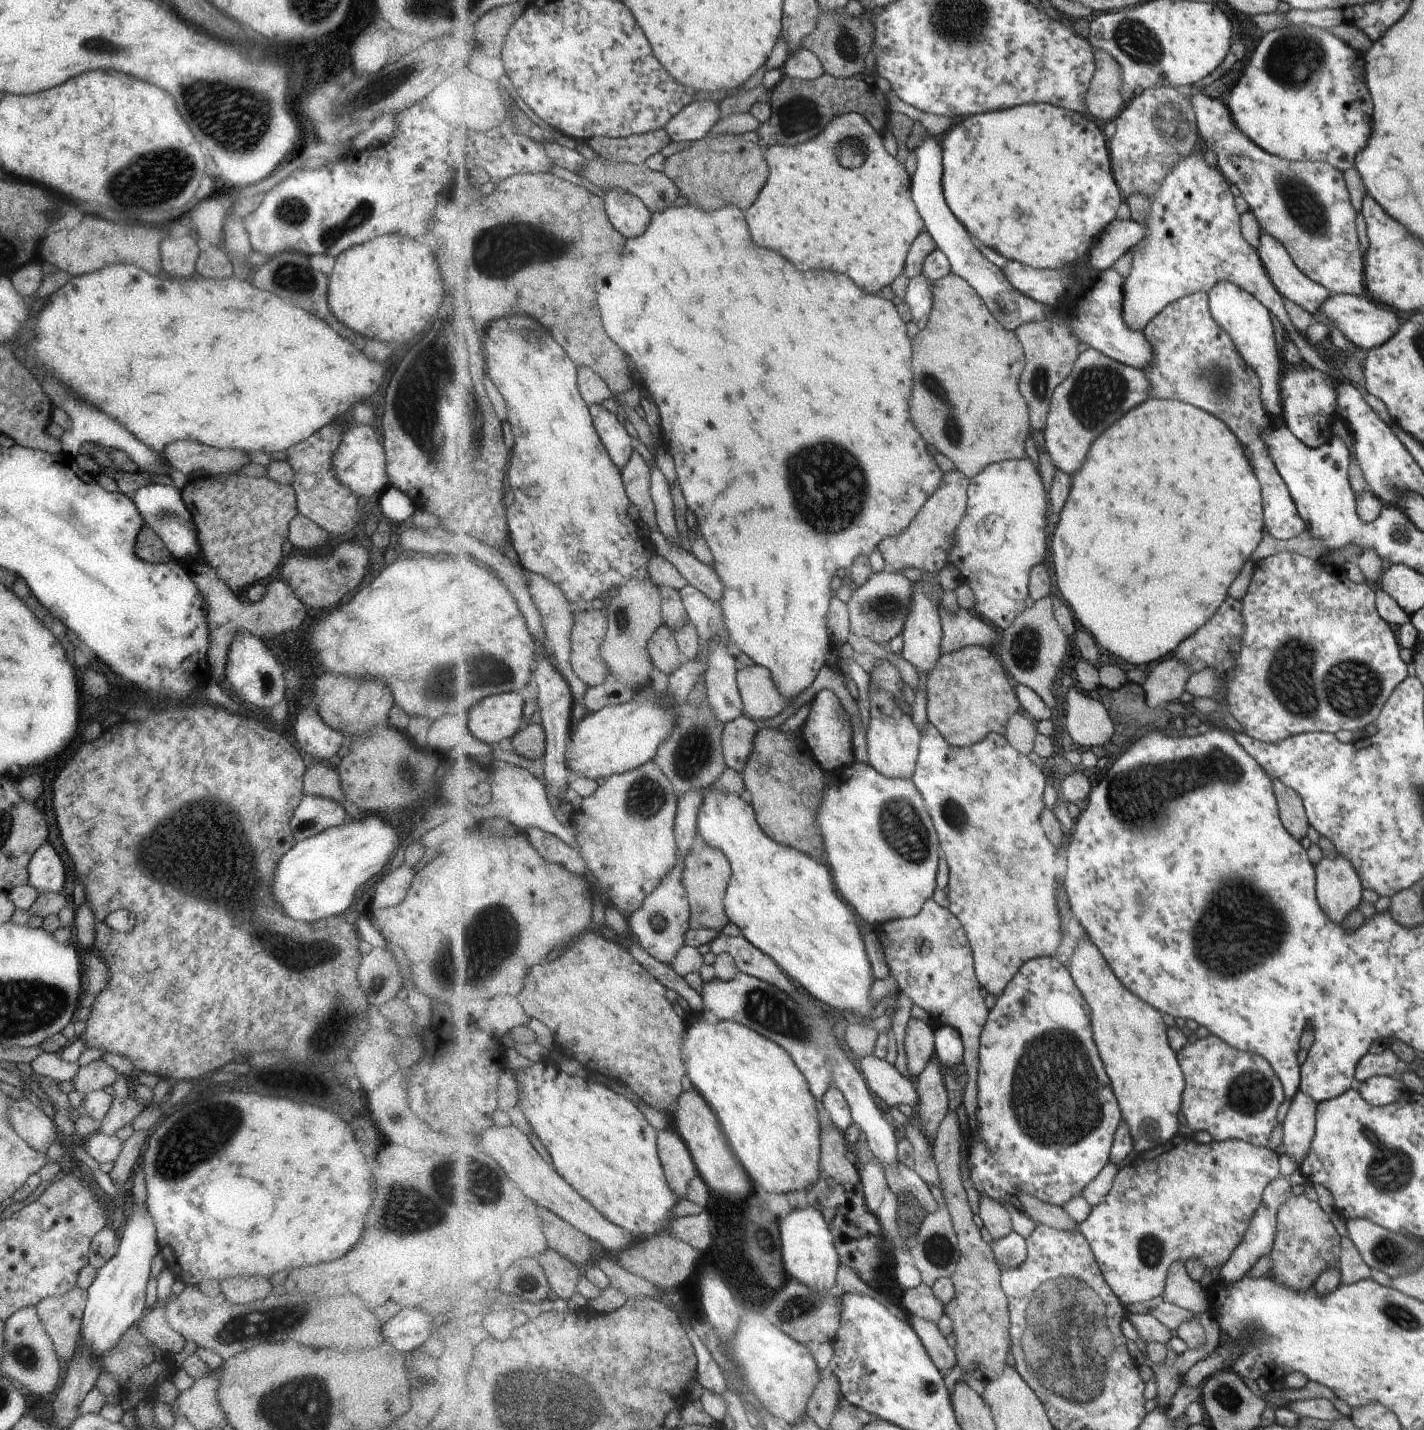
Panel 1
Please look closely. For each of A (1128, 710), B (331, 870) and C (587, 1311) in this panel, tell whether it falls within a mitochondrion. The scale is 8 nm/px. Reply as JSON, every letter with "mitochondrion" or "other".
{"A":"other","B":"other","C":"other"}

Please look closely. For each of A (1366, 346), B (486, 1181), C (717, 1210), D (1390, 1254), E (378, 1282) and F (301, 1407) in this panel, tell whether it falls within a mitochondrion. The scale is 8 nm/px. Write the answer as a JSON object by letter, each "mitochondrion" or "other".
{"A":"other","B":"mitochondrion","C":"other","D":"mitochondrion","E":"other","F":"mitochondrion"}

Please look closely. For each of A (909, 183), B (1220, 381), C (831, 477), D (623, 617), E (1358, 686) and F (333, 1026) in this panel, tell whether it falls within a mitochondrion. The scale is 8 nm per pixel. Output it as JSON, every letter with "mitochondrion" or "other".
{"A":"other","B":"mitochondrion","C":"mitochondrion","D":"mitochondrion","E":"mitochondrion","F":"mitochondrion"}

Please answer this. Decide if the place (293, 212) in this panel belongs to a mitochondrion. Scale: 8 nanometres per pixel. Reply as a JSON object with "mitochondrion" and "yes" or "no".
{"mitochondrion":"yes"}

